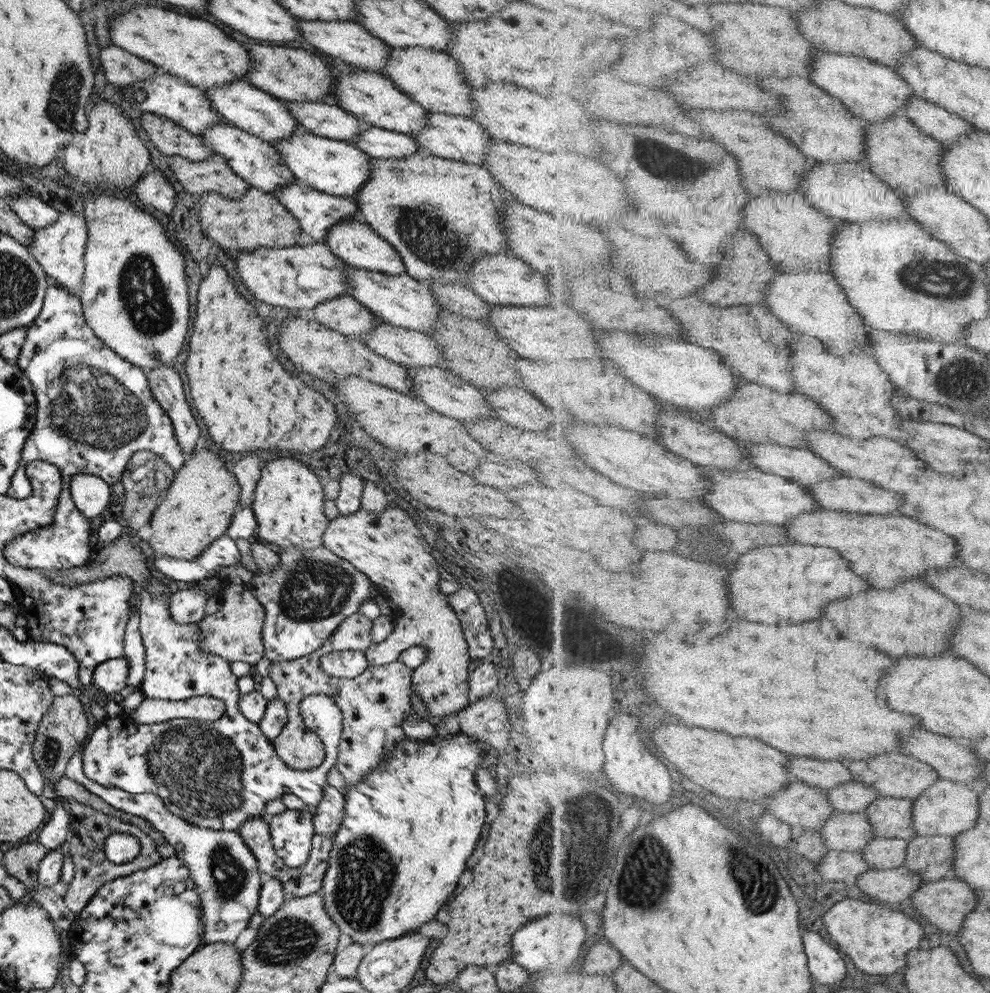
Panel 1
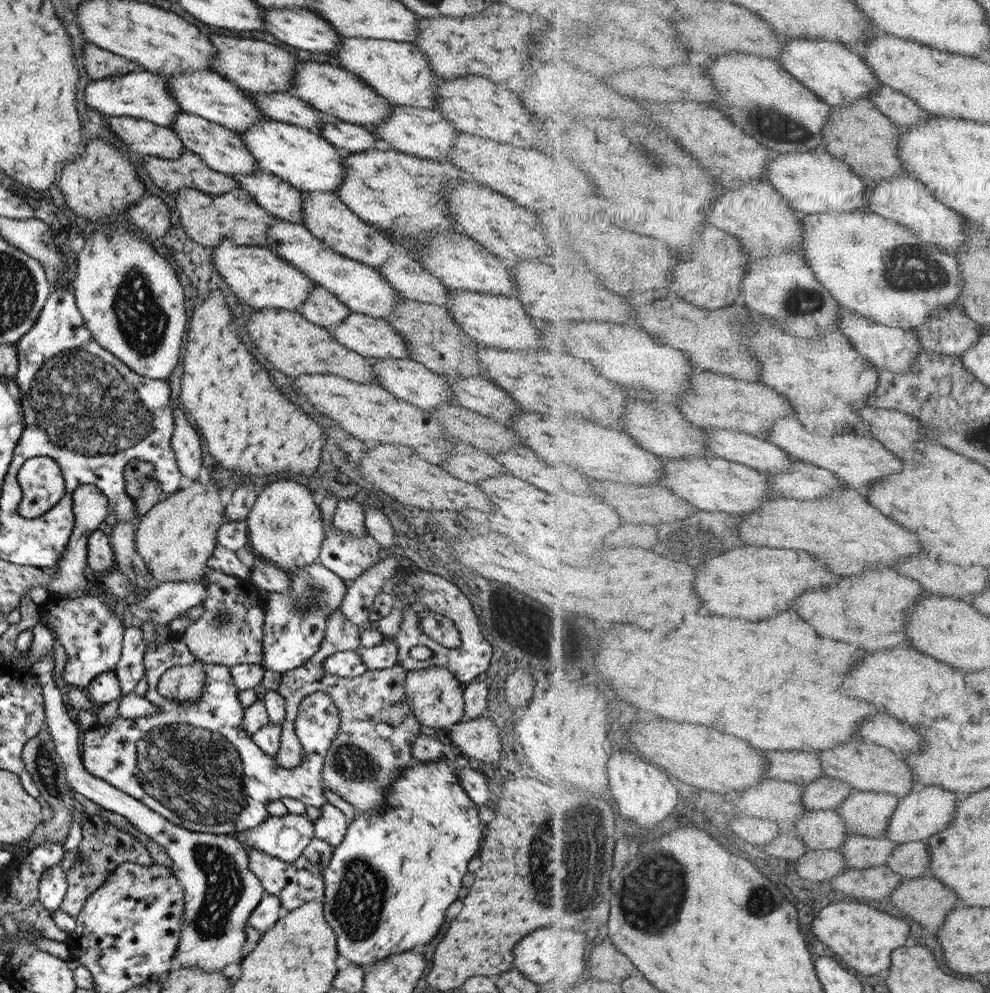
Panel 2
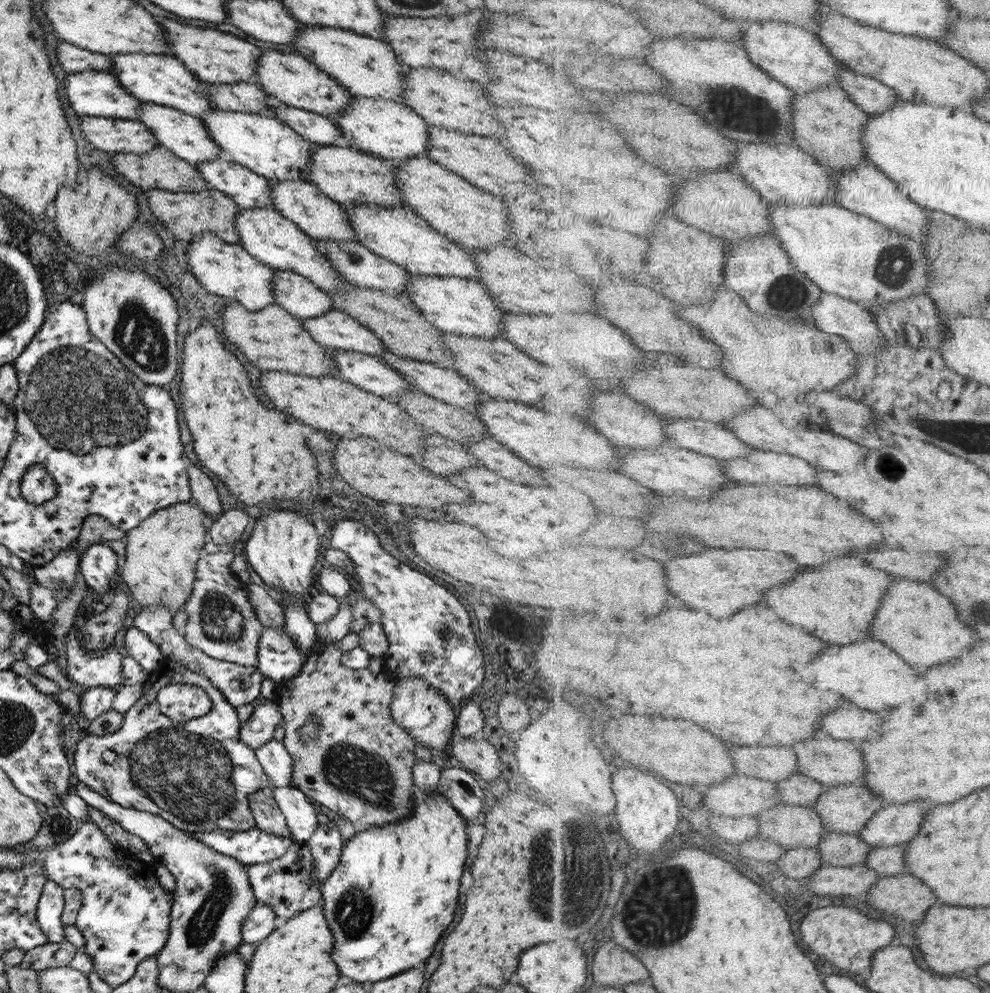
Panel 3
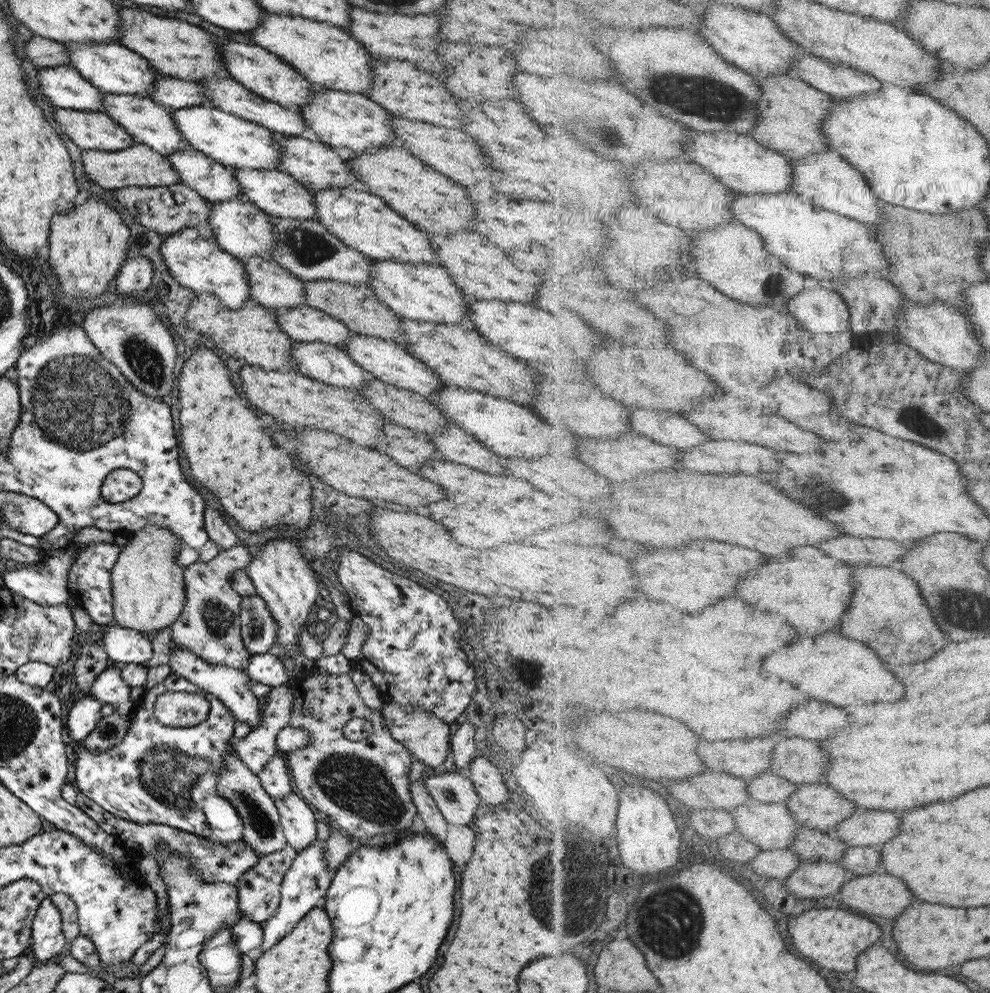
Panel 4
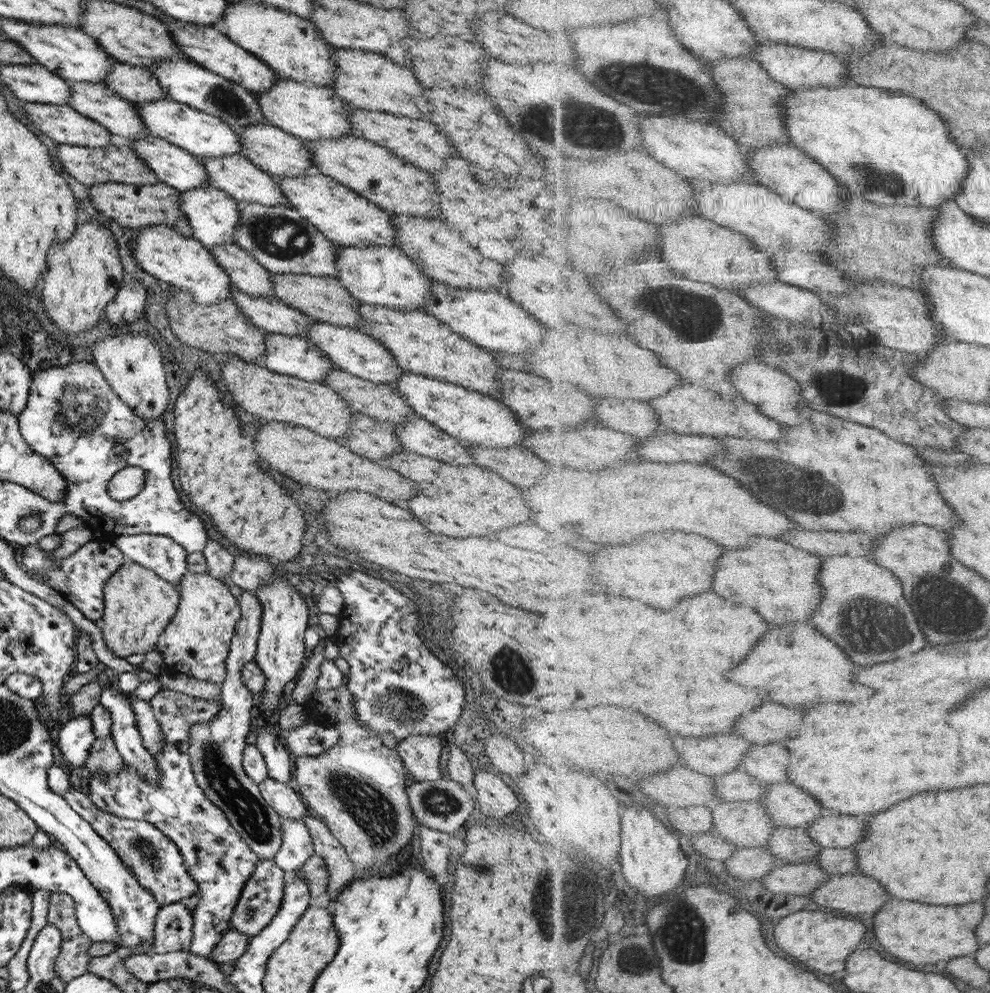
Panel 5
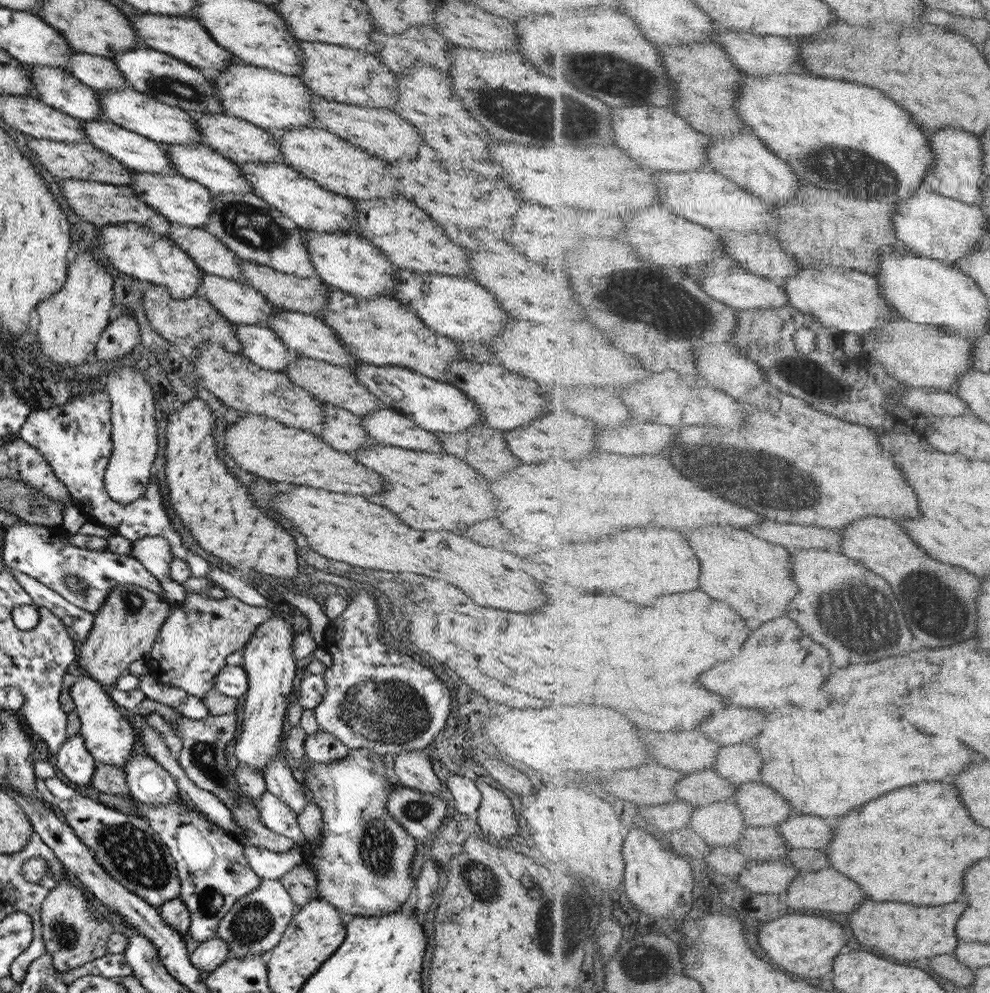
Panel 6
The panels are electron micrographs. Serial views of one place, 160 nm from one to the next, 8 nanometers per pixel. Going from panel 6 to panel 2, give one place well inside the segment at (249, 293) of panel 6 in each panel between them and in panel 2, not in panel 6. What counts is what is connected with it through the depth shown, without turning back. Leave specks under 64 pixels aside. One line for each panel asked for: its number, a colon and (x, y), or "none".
2: (370, 337)
3: (333, 330)
4: (302, 323)
5: (268, 313)

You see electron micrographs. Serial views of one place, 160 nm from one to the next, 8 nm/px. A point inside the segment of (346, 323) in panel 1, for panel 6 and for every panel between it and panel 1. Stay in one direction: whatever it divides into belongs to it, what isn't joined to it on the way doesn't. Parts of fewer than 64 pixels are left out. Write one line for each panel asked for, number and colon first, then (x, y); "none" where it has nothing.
2: (321, 308)
3: (297, 295)
4: (270, 285)
5: (248, 276)
6: (210, 255)

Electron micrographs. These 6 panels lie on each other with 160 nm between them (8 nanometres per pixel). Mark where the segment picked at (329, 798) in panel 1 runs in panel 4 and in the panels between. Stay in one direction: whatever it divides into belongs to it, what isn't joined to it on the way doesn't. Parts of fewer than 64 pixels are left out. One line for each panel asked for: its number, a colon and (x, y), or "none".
2: (330, 826)
3: (325, 842)
4: (306, 879)

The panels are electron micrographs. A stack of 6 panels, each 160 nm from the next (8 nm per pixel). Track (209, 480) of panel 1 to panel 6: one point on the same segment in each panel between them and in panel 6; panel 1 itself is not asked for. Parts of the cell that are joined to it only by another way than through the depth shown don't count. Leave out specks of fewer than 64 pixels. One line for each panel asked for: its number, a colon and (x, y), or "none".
2: (174, 538)
3: (161, 552)
4: (147, 592)
5: (137, 604)
6: (123, 629)

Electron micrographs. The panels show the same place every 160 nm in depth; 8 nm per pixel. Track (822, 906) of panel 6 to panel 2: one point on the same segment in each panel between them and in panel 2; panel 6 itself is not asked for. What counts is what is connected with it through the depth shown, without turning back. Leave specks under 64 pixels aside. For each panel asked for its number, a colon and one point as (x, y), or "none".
2: (927, 900)
3: (900, 895)
4: (877, 894)
5: (856, 894)

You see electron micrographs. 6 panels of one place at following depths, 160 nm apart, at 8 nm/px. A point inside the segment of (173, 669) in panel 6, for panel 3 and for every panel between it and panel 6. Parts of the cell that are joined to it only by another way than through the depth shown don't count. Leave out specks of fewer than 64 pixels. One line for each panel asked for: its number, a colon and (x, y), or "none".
3: (220, 622)
4: (208, 626)
5: (196, 641)

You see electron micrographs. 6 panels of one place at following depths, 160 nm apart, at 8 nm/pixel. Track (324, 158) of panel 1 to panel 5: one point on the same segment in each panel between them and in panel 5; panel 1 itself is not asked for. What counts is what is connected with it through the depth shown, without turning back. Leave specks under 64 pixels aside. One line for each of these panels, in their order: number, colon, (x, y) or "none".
2: (302, 158)
3: (263, 145)
4: (235, 143)
5: (200, 134)

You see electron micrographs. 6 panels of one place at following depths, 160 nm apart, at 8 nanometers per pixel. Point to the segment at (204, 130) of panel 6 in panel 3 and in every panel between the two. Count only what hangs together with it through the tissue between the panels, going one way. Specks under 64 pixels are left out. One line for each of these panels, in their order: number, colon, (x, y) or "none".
3: (348, 176)
4: (316, 166)
5: (275, 152)

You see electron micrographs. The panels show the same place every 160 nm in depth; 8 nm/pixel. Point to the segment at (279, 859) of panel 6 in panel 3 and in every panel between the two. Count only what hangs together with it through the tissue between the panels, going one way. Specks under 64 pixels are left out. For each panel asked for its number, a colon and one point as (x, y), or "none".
3: (299, 813)
4: (297, 822)
5: (296, 845)

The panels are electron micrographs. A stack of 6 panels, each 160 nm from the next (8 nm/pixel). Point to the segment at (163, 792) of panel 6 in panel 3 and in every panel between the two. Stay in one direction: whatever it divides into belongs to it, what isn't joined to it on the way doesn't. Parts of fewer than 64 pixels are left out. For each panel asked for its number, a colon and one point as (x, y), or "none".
3: (87, 670)
4: (108, 687)
5: (127, 741)

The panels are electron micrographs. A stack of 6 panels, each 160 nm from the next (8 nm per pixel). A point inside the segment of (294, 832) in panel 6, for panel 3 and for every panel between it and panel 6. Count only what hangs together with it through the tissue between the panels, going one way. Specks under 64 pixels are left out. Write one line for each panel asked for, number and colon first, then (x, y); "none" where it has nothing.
3: (275, 761)
4: (272, 776)
5: (283, 800)

